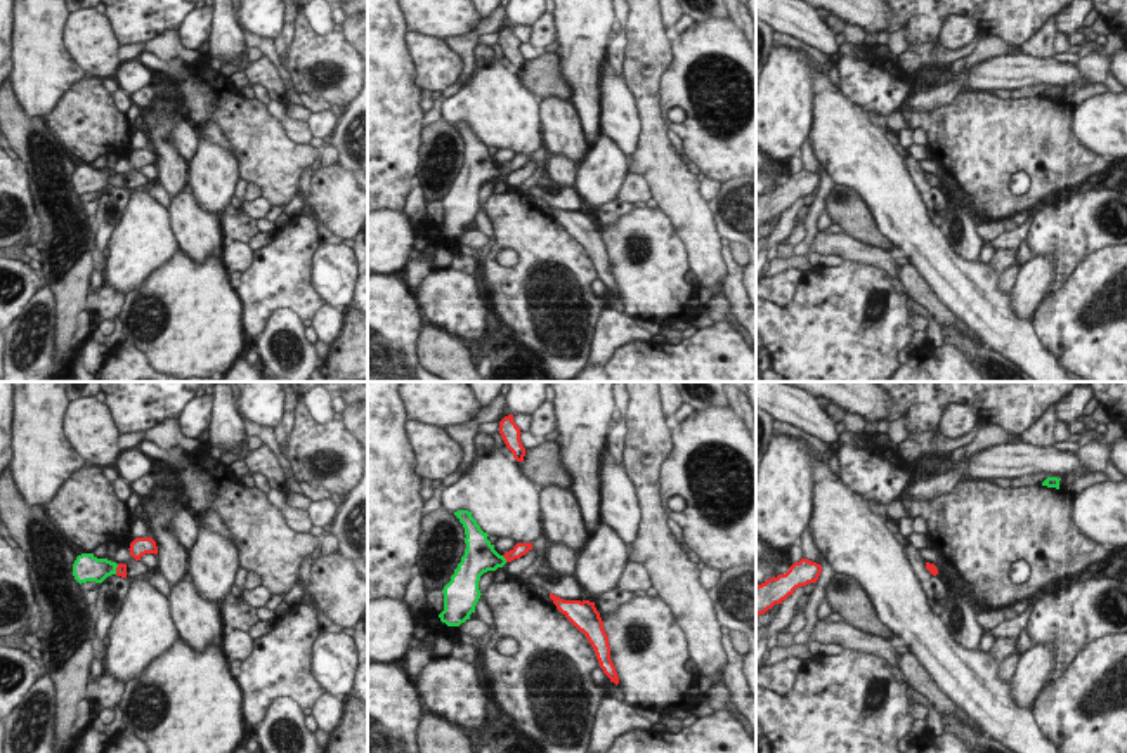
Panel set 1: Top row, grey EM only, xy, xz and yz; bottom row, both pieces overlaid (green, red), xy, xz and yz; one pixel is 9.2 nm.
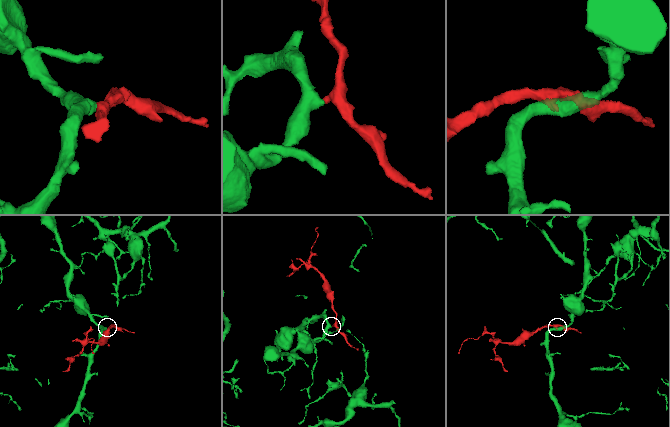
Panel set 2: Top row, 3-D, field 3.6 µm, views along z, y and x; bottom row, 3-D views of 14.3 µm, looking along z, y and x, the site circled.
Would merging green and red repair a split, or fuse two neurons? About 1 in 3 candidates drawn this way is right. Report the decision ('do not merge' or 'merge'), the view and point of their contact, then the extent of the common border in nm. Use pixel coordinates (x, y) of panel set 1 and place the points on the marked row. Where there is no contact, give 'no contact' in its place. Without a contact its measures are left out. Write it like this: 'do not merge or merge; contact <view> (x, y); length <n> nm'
merge; contact xz (505, 559); length 80 nm

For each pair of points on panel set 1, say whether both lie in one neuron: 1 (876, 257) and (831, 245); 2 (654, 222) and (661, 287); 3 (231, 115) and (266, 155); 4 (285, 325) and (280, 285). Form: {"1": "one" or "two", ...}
{"1": "one", "2": "one", "3": "one", "4": "two"}

